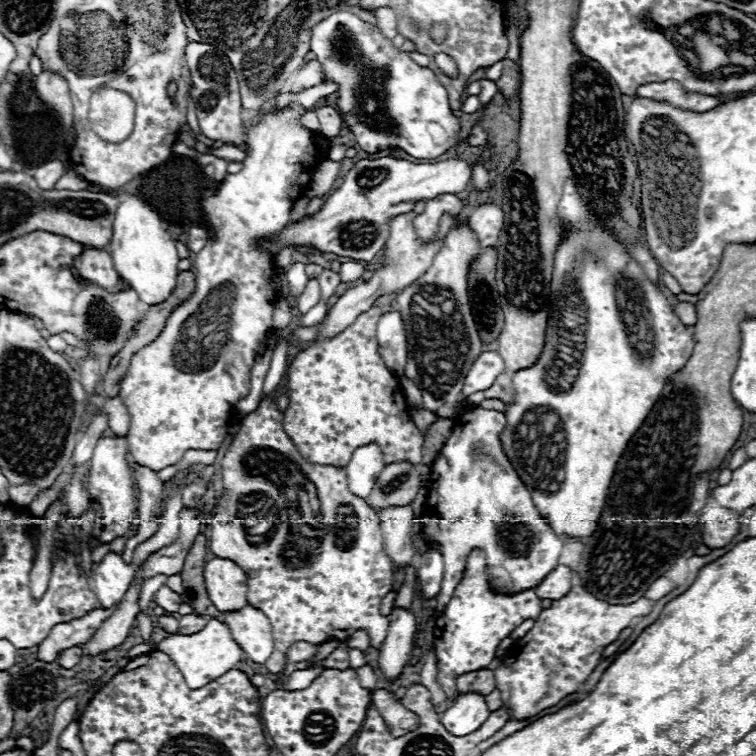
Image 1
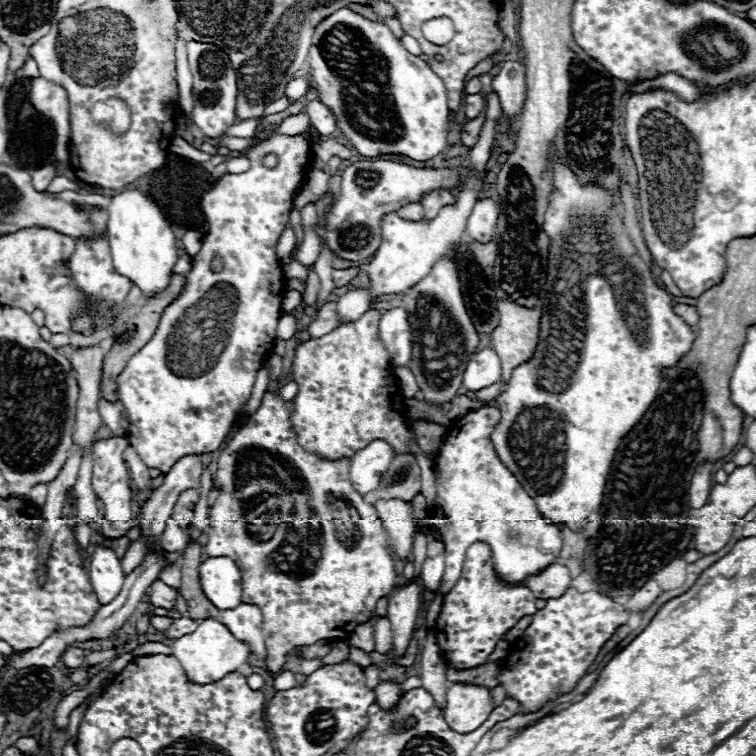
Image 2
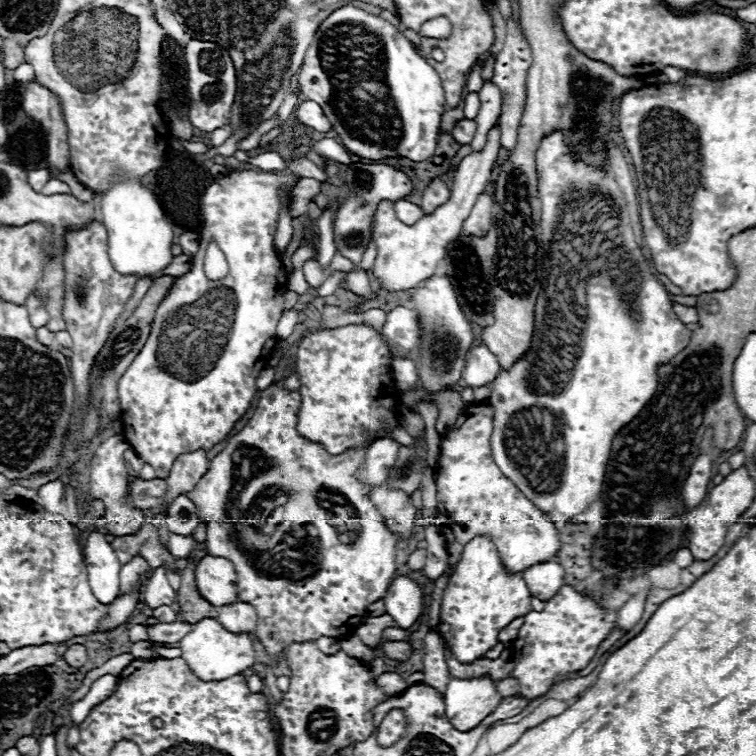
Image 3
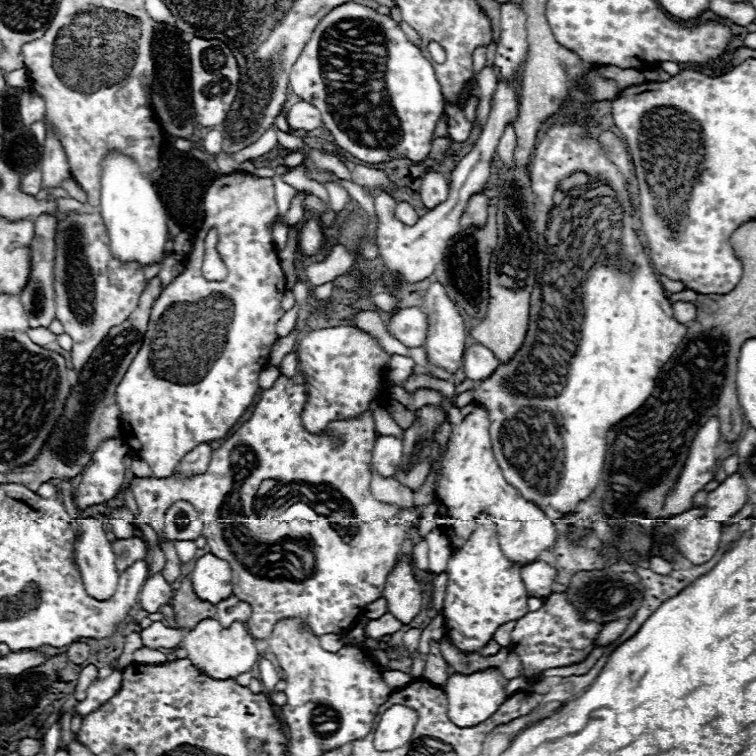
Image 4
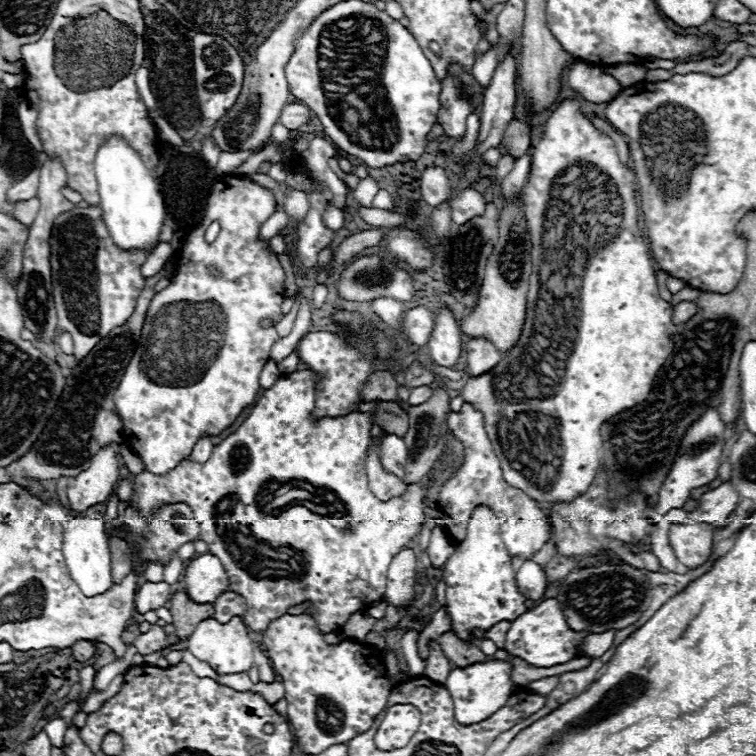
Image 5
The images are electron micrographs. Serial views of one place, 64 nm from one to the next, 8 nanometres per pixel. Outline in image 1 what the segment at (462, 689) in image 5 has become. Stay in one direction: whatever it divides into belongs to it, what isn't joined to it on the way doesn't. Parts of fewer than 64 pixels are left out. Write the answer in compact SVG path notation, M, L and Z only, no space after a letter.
M482 694L458 696L458 700L440 716L444 728L454 736L466 736L482 726L490 710Z

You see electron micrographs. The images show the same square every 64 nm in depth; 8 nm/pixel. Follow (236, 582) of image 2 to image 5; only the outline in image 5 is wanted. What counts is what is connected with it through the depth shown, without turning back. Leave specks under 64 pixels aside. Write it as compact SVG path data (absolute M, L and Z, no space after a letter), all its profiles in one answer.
M212 554L192 558L184 568L182 582L190 598L198 604L214 604L230 584L222 562Z

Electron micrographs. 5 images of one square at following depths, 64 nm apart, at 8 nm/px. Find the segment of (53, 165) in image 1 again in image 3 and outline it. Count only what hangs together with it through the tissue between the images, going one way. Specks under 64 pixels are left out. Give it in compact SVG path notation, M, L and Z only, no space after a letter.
M40 168L40 170L32 170L32 172L28 172L28 182L30 182L32 190L36 190L36 192L40 192L48 180L50 180L50 172L48 172L46 168Z

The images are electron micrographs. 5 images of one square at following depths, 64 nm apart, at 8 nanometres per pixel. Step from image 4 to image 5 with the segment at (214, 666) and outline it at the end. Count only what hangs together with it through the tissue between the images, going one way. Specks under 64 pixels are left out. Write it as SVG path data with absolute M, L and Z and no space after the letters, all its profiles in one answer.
M214 618L202 620L196 630L186 640L186 650L192 652L200 662L206 662L210 668L214 668L218 674L238 674L250 670L254 664L254 650L252 650L252 638L242 622L242 618L232 618L228 624L220 624Z

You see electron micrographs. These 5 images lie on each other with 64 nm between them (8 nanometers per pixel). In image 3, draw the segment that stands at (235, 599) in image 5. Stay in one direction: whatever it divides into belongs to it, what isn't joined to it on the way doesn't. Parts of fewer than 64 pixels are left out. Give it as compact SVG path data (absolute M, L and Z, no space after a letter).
M236 602L236 604L230 604L230 606L222 606L218 608L218 622L222 622L222 626L226 626L226 630L234 632L234 634L240 634L240 632L246 632L246 634L252 634L256 632L256 608L246 604L246 602Z

